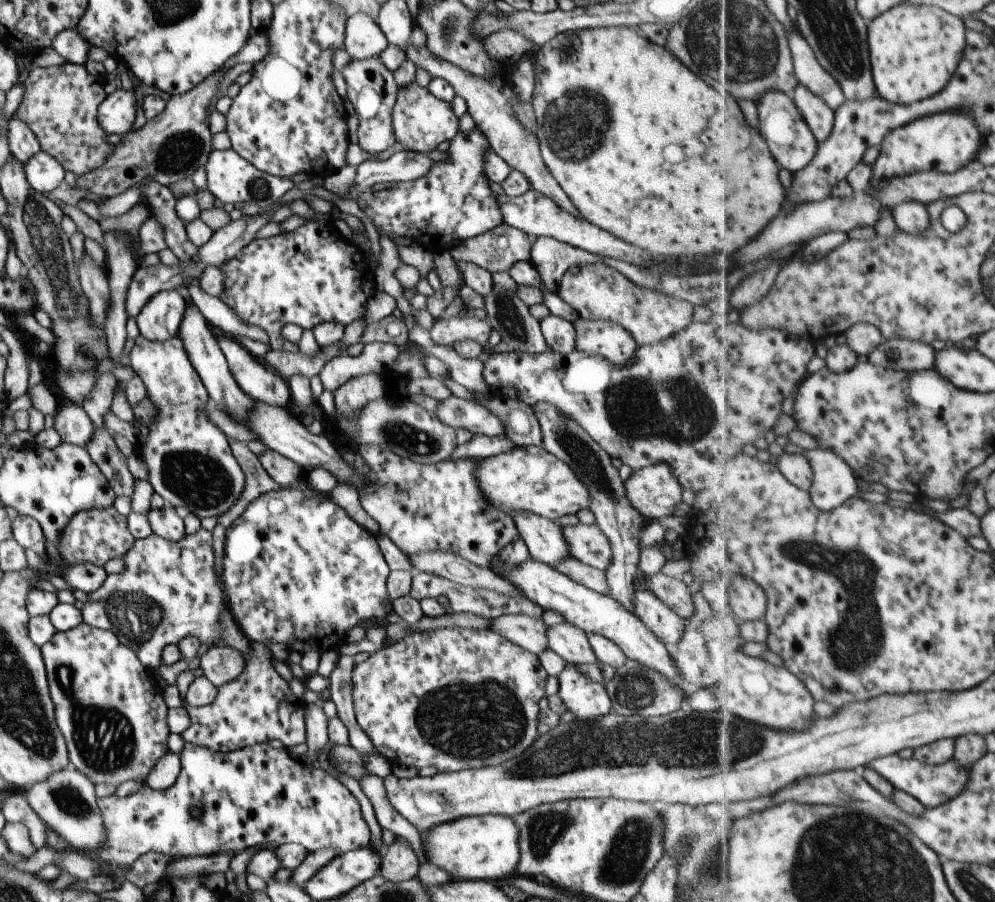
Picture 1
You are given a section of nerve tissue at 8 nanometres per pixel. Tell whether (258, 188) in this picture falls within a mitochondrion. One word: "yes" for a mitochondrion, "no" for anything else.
yes

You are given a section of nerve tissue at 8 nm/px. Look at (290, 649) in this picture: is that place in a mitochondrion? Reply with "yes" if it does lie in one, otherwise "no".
no

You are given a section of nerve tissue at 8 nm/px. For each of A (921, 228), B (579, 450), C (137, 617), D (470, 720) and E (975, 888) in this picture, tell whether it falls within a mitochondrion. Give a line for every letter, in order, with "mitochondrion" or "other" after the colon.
A: other
B: mitochondrion
C: mitochondrion
D: mitochondrion
E: mitochondrion

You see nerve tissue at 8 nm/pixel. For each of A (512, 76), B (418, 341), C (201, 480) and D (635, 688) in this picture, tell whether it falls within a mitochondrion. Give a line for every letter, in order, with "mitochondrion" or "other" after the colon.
A: other
B: other
C: mitochondrion
D: mitochondrion

